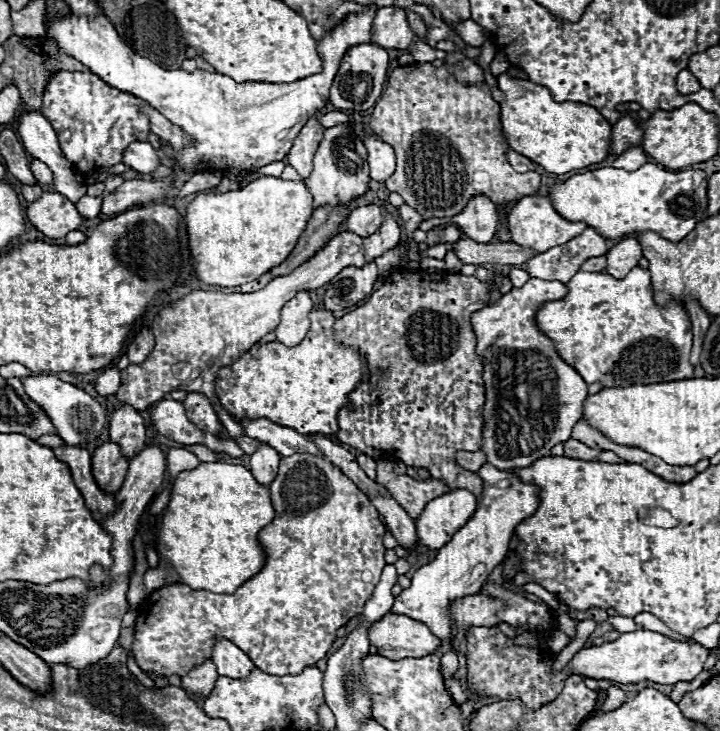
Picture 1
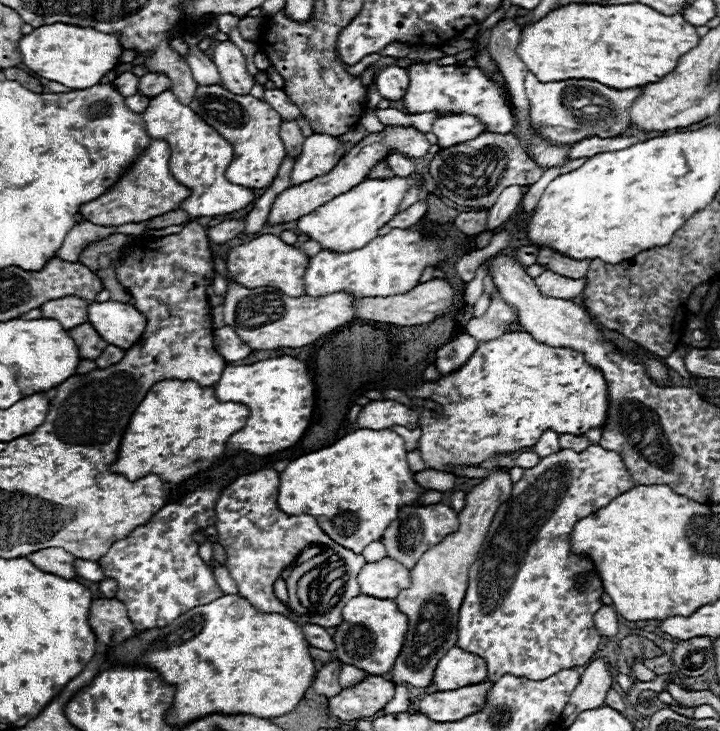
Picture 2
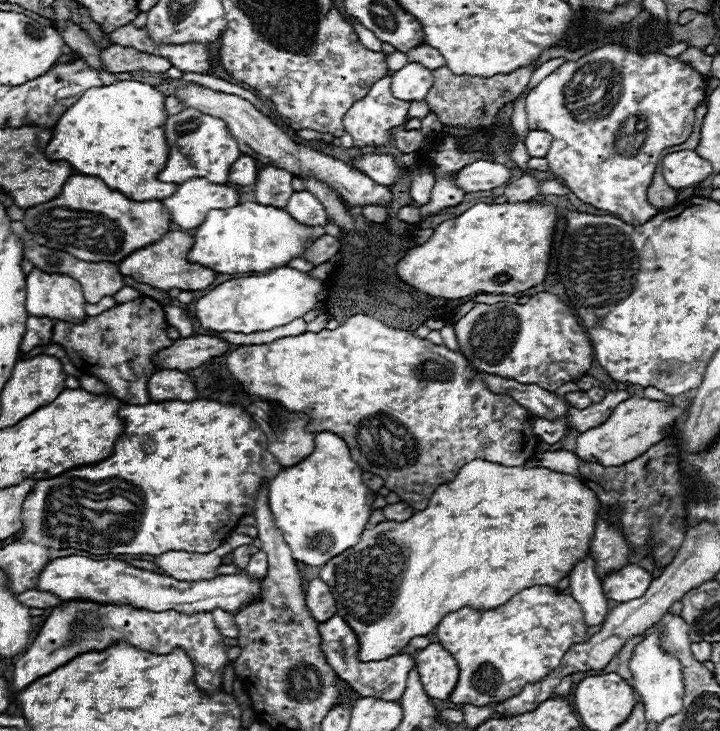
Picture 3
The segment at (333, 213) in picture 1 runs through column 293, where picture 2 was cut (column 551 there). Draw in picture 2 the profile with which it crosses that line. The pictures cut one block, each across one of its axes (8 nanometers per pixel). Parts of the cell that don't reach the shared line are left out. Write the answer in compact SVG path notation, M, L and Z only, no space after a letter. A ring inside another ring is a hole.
M542 248L538 258L536 258L536 264L544 266L546 270L552 270L560 276L566 276L566 278L584 278L586 272L588 272L588 266L590 266L590 260L574 260L574 258L566 258L562 254L554 254L552 250L546 250Z

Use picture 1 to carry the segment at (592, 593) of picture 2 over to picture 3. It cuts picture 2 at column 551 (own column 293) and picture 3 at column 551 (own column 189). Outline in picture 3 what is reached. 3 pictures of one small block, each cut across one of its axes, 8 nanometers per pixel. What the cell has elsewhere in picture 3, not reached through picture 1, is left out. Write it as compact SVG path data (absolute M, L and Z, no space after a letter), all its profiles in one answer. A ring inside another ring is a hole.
M552 586L520 590L504 606L488 612L460 608L436 626L436 640L458 662L458 682L450 694L454 704L486 706L518 696L526 684L536 684L558 668L570 646L586 640L588 626L580 604Z

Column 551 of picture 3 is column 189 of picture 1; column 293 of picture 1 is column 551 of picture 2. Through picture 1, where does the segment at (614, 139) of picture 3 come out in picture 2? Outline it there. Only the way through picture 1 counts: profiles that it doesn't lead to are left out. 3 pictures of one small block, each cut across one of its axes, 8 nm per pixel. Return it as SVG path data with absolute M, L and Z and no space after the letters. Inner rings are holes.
M532 72L526 74L526 98L530 102L530 126L554 146L574 146L584 138L616 138L632 130L628 110L642 96L642 86L616 90L594 80L540 82Z

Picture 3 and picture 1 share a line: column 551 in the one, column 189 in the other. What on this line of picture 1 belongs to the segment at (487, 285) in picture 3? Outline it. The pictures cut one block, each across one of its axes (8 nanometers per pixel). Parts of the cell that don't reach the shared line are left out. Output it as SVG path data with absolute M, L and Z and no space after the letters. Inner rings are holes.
M262 176L240 190L224 194L198 194L190 202L184 216L192 266L198 280L220 288L232 288L258 280L262 274L288 258L300 234L304 232L312 212L312 194L306 190L304 182L290 182L274 176Z

